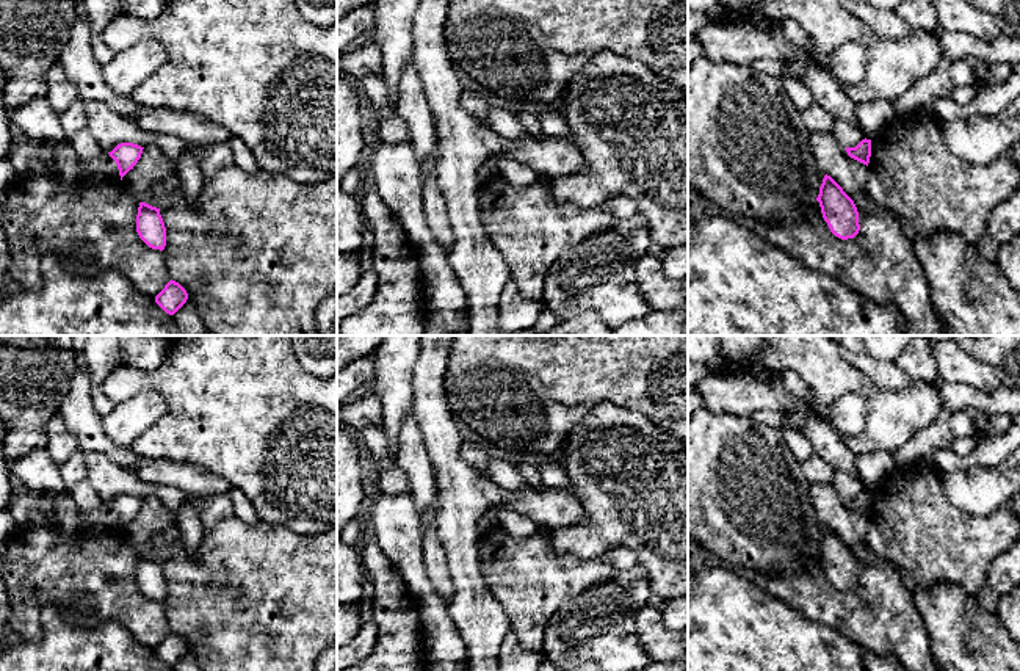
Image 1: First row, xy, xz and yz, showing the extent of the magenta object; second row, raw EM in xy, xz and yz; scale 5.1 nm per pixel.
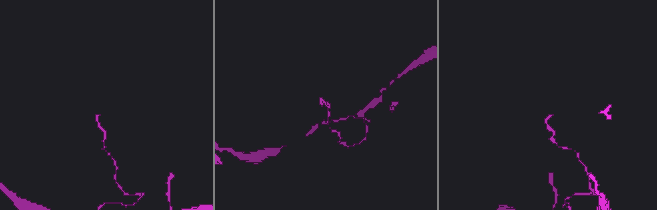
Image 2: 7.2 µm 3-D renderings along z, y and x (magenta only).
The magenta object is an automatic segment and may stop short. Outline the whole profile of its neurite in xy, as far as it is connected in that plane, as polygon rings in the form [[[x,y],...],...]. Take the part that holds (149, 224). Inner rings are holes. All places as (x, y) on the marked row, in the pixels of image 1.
[[[139,202],[136,232],[149,248],[163,251],[166,246],[166,227],[160,209]]]

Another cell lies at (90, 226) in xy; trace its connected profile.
[[[58,174],[25,176],[0,204],[0,223],[9,248],[9,282],[16,288],[36,292],[42,287],[41,262],[55,256],[61,267],[75,276],[91,277],[116,270],[133,287],[155,298],[171,281],[165,254],[149,248],[136,232],[139,201],[122,180],[81,177],[67,185]]]

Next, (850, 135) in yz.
[[[835,119],[832,135],[845,147],[855,147],[862,140],[865,140],[865,133],[859,124],[841,119]]]

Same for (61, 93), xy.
[[[58,63],[49,69],[47,92],[44,97],[56,114],[61,114],[80,99],[77,86],[67,78],[64,69]]]

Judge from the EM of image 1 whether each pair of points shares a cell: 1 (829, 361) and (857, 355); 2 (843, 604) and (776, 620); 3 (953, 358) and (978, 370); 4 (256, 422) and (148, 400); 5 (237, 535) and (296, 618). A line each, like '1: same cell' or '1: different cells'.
1: different cells
2: different cells
3: same cell
4: different cells
5: same cell

